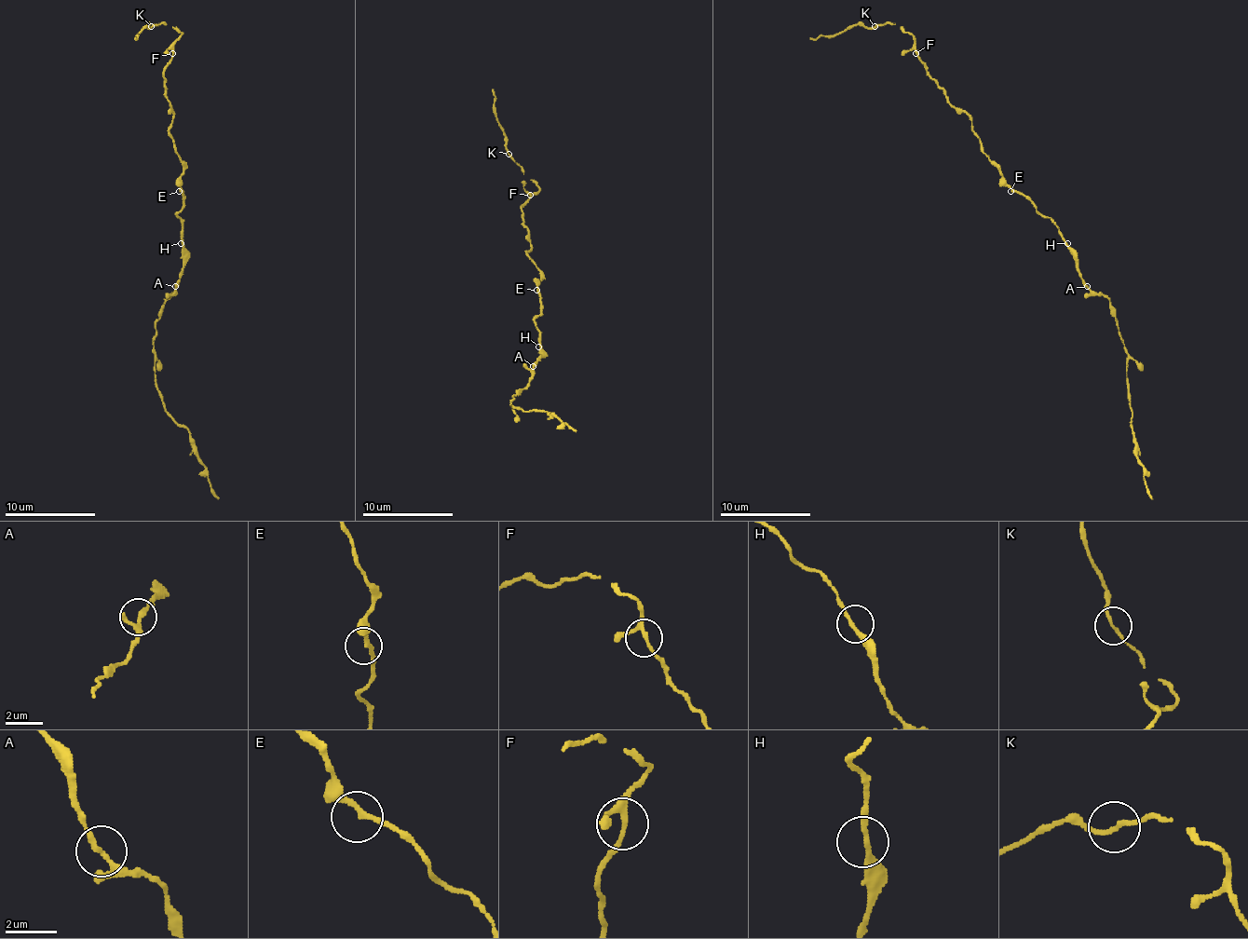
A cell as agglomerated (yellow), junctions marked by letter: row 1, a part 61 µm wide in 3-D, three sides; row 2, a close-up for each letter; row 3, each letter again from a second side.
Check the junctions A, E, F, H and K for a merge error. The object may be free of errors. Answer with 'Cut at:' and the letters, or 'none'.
Cut at: none

